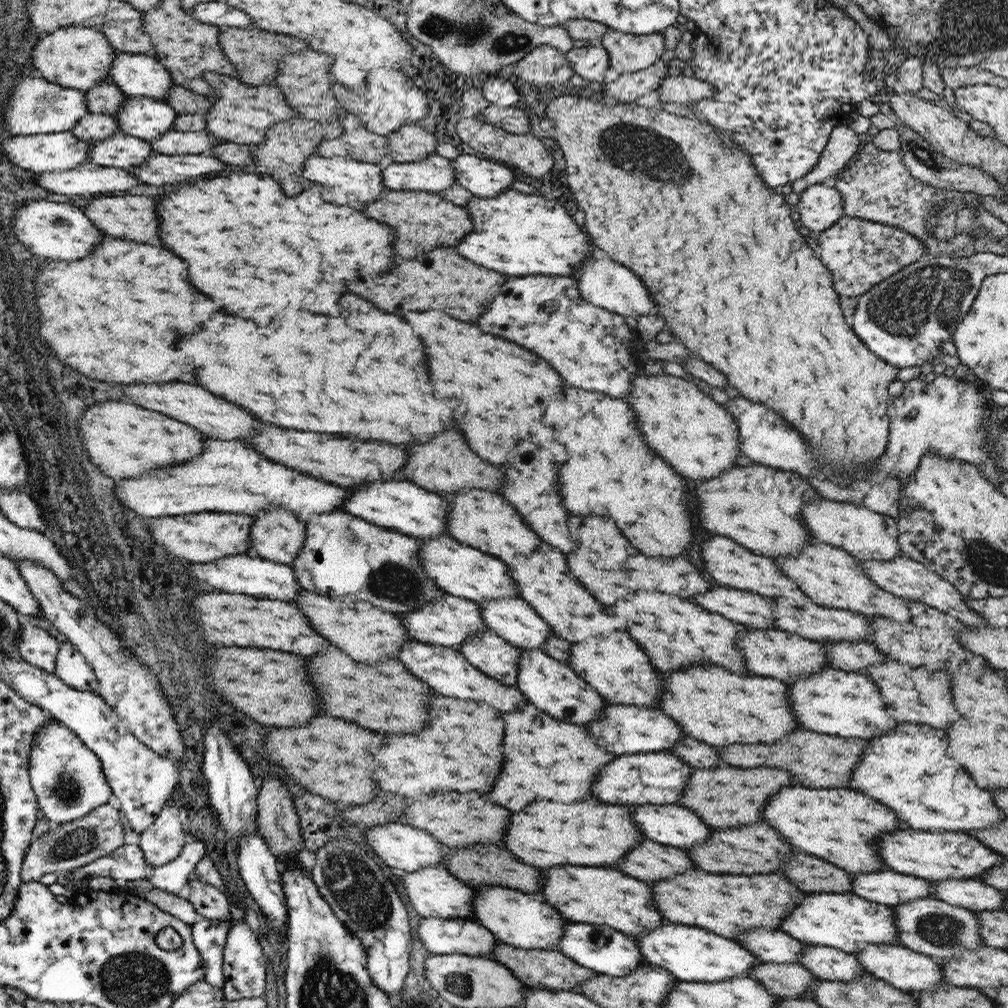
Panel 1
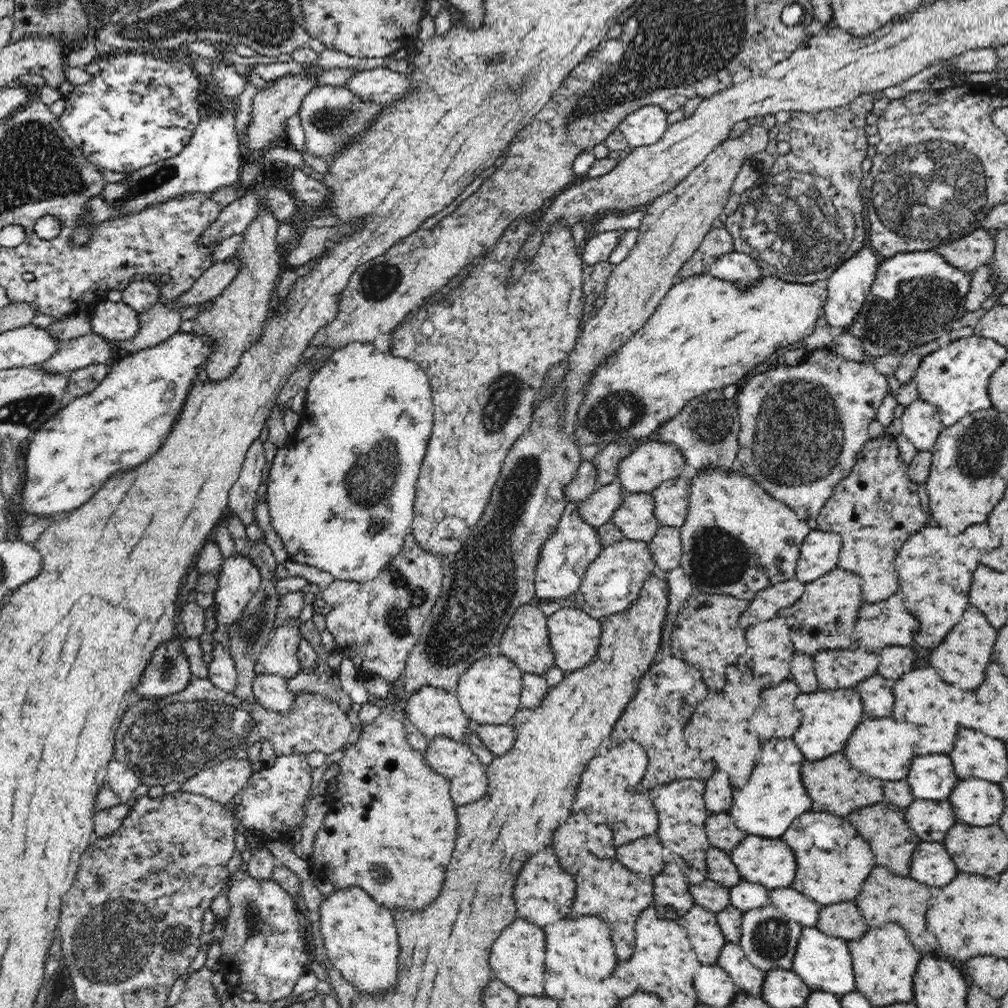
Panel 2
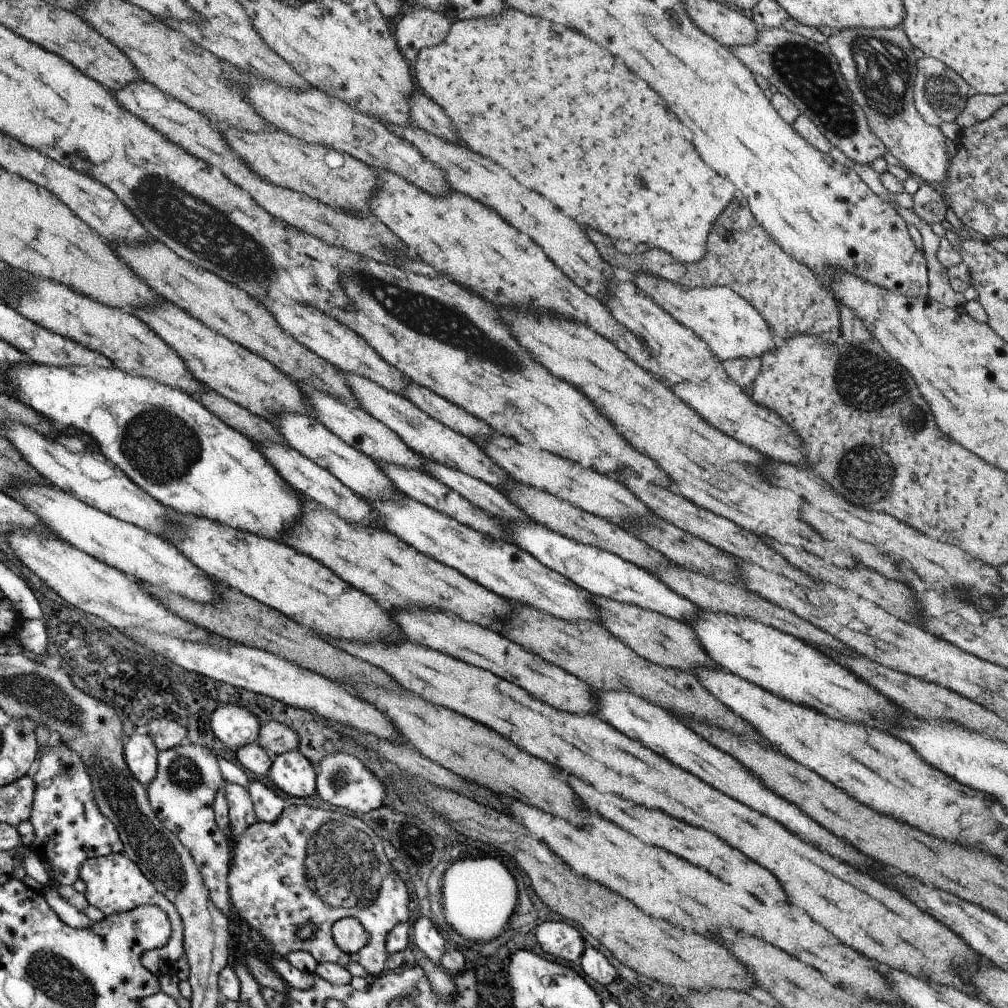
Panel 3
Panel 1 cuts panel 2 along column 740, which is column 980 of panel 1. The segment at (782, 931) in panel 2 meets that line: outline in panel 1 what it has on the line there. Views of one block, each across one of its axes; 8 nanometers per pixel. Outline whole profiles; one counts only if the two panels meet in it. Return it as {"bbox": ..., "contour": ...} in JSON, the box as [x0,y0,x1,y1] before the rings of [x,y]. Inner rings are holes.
{"bbox":[891,897,985,959],"contour":[[[934,897],[919,898],[891,907],[895,910],[895,927],[899,934],[899,944],[910,950],[942,959],[956,958],[965,950],[977,950],[985,946],[979,935],[981,926],[975,911],[968,910],[966,907],[952,906]]]}

